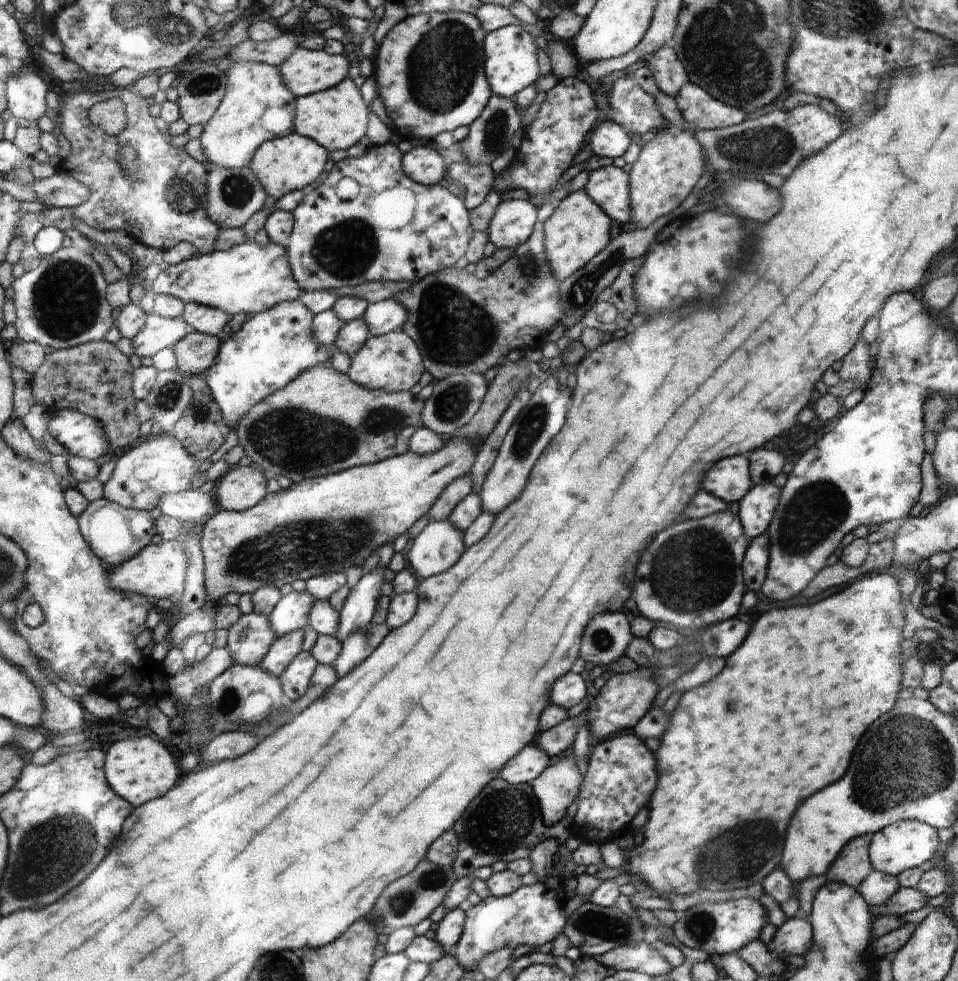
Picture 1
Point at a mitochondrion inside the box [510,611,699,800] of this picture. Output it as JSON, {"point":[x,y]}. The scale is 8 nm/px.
{"point":[600,639]}

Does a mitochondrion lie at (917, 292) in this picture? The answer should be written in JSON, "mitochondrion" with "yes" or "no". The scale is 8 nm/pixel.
{"mitochondrion":"no"}

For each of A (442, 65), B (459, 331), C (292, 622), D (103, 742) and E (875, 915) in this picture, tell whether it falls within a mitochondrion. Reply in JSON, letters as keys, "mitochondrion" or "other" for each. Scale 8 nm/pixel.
{"A":"mitochondrion","B":"mitochondrion","C":"other","D":"other","E":"other"}

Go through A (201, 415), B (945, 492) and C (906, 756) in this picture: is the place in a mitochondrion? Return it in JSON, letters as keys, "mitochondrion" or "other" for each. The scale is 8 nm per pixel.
{"A":"mitochondrion","B":"other","C":"mitochondrion"}

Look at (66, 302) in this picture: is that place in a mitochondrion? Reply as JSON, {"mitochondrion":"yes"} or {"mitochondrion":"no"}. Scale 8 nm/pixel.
{"mitochondrion":"yes"}

